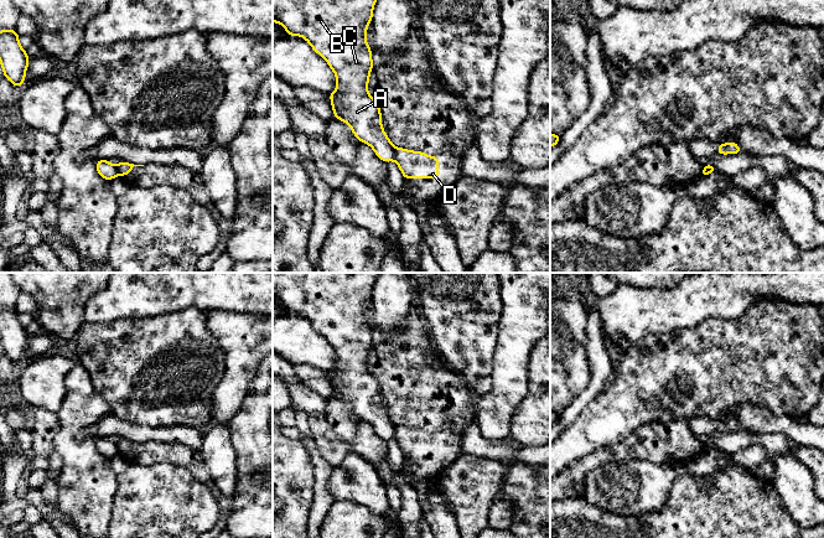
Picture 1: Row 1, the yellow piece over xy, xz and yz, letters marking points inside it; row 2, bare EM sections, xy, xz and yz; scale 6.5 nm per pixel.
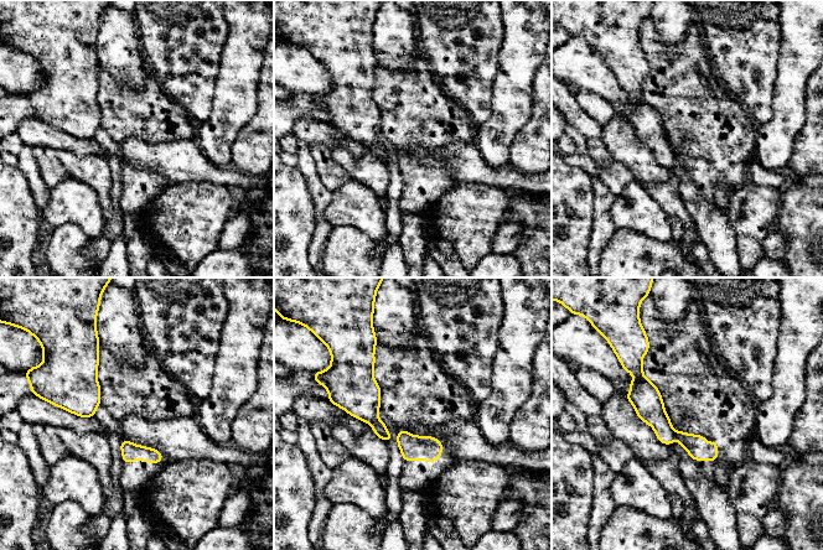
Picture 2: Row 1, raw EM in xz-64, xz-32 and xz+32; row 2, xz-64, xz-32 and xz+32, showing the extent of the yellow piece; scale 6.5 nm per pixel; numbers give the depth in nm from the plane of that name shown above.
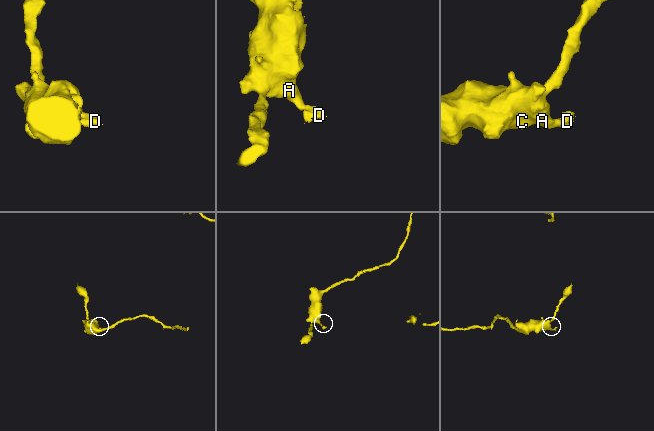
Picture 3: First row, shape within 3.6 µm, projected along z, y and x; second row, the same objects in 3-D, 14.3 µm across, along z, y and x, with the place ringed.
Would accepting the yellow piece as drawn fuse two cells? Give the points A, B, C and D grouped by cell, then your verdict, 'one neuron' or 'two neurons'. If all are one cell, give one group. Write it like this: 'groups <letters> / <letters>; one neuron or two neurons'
groups A B C / D; two neurons

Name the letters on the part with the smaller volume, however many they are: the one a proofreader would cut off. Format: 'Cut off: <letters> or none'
Cut off: D

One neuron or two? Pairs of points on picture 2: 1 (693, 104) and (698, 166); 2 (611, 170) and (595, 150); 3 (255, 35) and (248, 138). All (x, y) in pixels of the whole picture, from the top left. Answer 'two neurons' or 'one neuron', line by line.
1: one neuron
2: one neuron
3: two neurons

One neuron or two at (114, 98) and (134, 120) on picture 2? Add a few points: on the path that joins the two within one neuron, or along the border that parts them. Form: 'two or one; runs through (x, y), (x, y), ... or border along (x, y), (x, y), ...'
one; runs through (119, 103), (129, 115)

